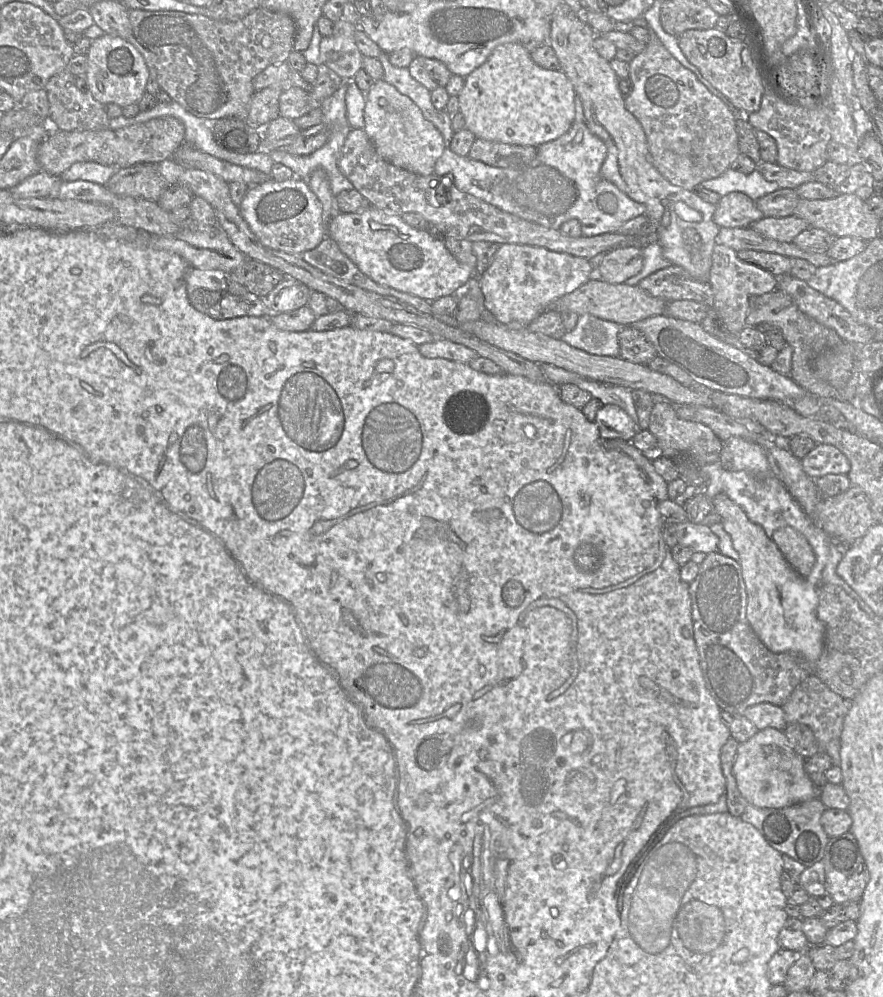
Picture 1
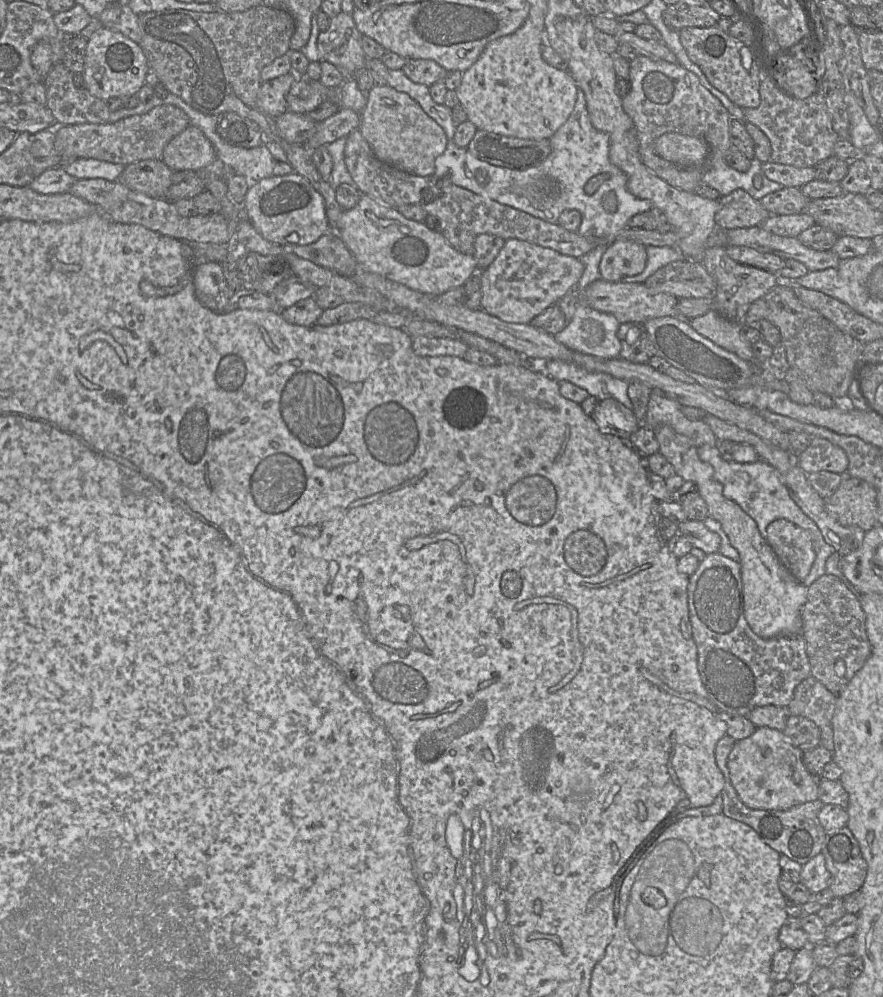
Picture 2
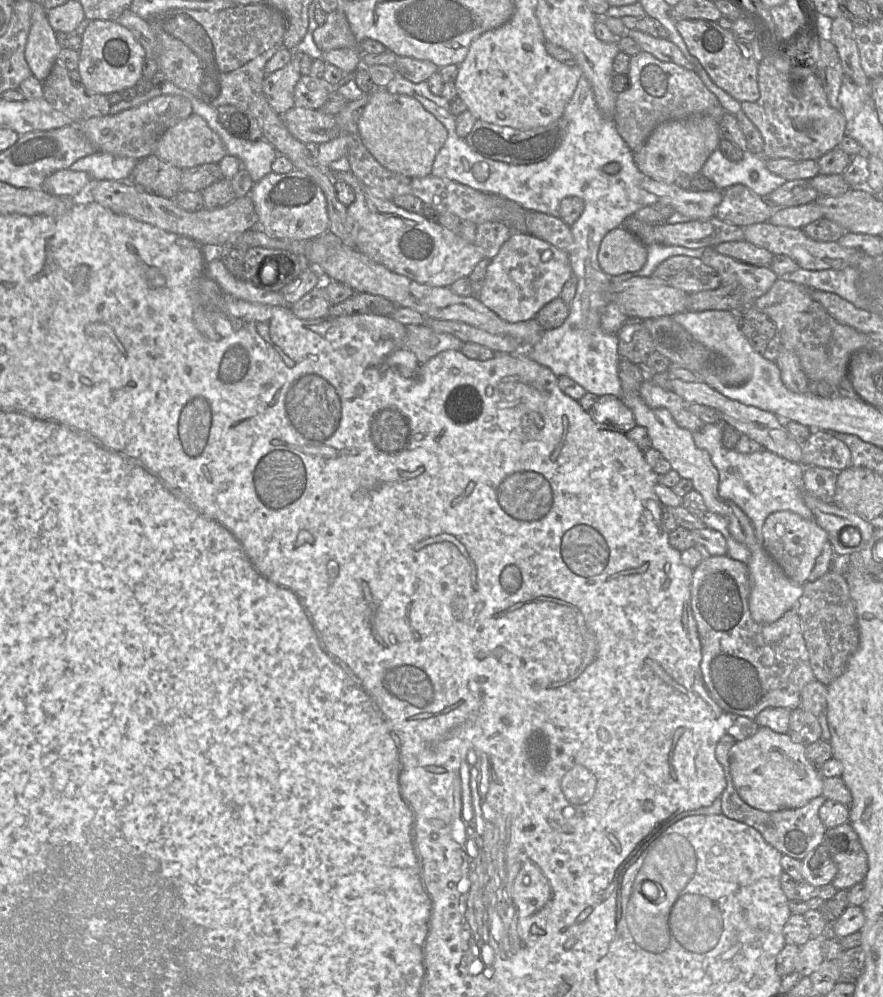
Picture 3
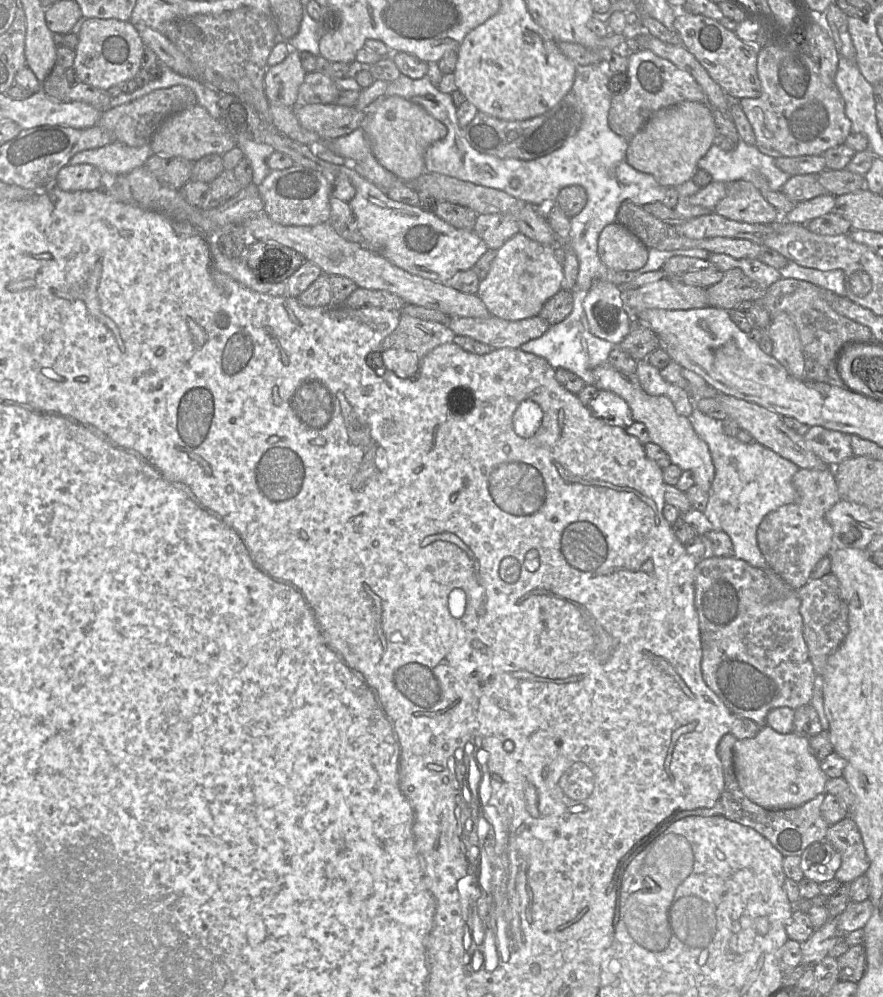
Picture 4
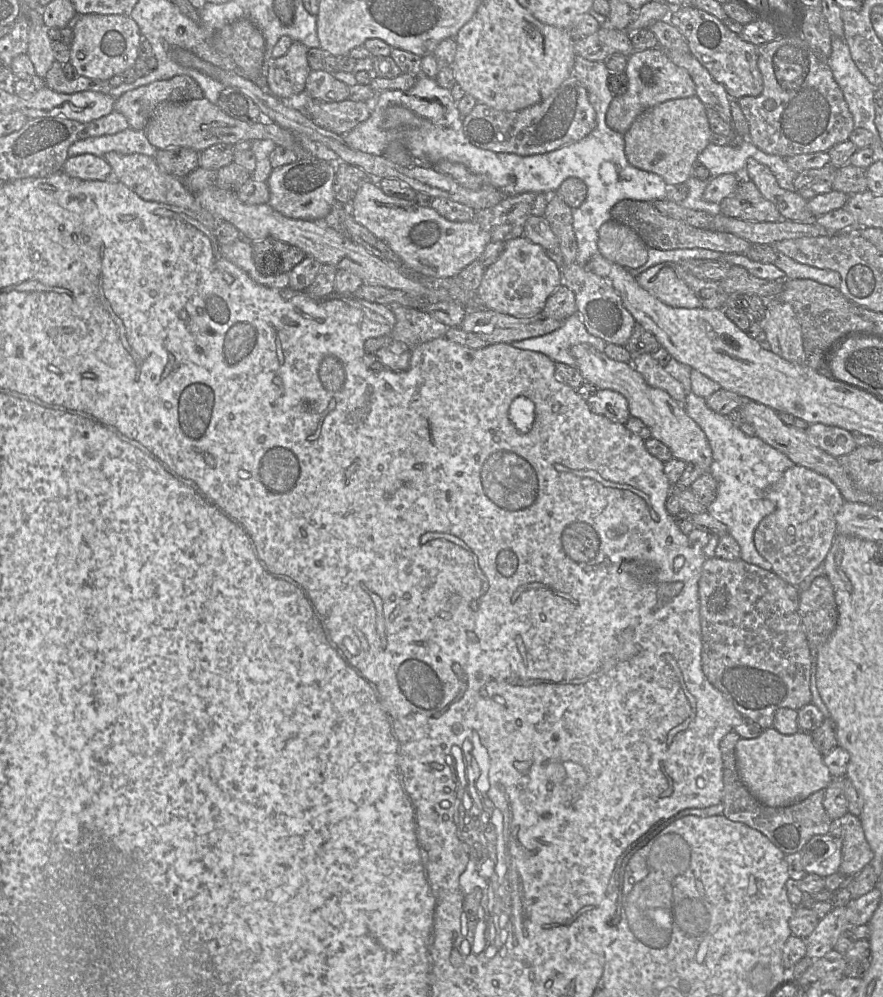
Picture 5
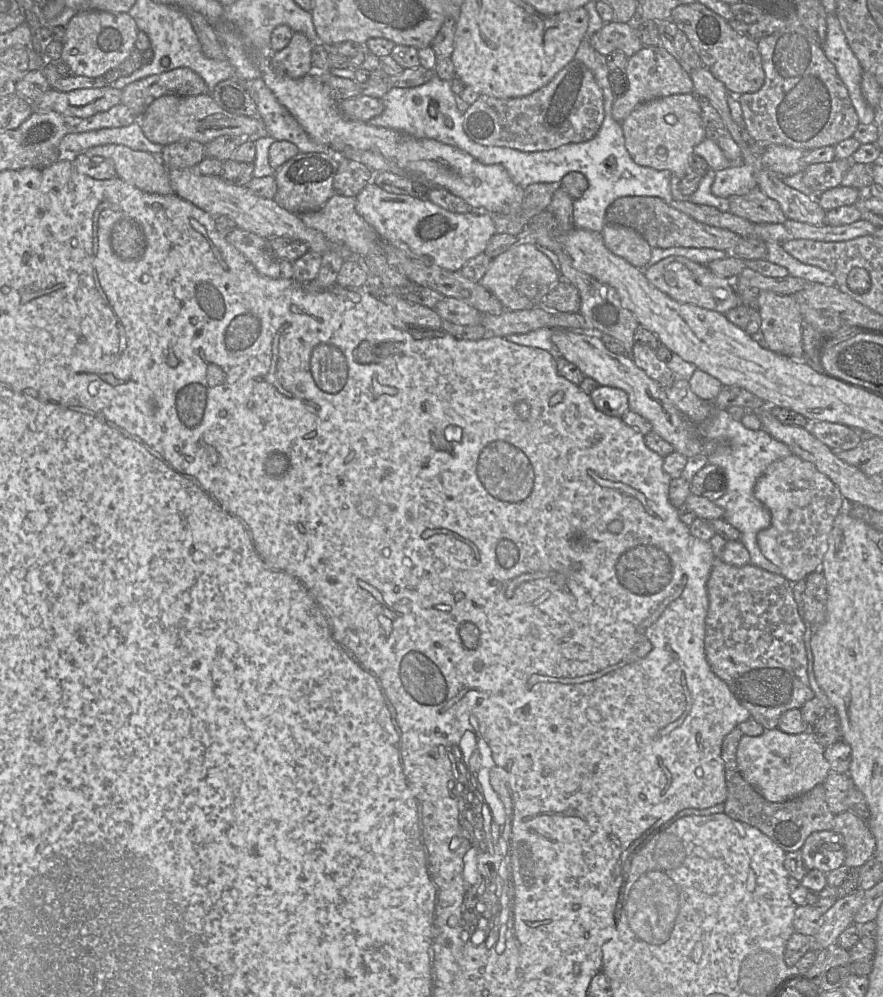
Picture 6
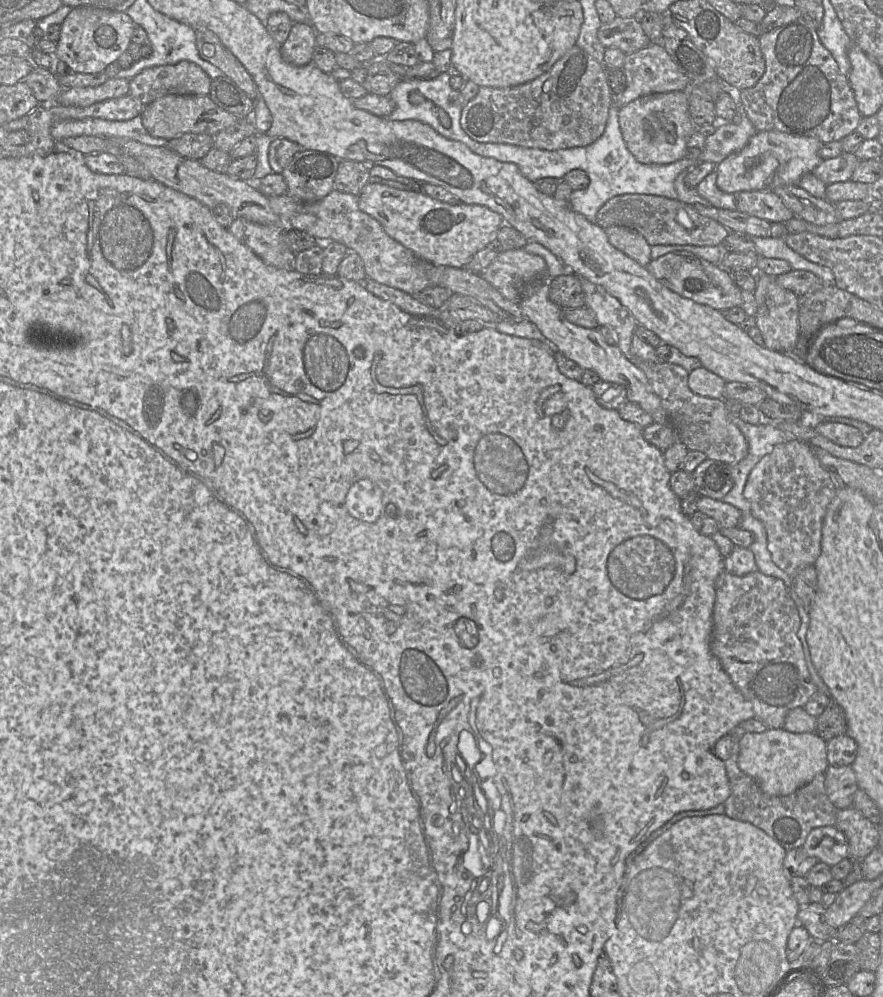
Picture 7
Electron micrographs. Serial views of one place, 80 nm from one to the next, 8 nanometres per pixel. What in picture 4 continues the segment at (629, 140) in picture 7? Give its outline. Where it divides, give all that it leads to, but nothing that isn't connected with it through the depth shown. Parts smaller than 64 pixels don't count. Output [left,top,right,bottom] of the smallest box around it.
[627,101,716,187]

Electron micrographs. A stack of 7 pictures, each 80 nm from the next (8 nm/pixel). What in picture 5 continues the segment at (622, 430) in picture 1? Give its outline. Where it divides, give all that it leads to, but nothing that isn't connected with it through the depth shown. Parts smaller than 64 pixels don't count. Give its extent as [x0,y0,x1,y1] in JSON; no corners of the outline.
[587,389,630,424]

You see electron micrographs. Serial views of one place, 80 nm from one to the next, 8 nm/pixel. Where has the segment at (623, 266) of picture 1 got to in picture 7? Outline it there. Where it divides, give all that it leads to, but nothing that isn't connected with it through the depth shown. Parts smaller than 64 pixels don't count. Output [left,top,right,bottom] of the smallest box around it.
[605,226,651,267]

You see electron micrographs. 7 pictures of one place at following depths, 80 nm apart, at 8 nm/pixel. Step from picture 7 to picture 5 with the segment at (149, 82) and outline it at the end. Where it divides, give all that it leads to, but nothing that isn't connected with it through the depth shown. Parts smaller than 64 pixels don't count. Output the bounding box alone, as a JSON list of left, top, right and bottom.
[113,75,203,131]

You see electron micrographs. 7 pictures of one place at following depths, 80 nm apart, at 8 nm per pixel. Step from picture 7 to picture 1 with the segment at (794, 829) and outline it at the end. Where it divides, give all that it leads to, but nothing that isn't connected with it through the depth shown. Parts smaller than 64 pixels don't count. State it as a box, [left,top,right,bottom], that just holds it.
[720,736,829,867]

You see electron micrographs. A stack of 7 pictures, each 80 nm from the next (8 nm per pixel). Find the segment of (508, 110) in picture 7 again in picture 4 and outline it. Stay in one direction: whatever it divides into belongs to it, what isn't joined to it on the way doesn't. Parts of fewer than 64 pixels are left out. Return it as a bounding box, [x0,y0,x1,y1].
[464,91,582,160]

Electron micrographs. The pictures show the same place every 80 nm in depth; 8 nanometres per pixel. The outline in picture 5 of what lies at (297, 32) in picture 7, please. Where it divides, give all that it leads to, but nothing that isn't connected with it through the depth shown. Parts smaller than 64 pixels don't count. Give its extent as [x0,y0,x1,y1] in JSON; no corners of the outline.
[267,41,311,100]

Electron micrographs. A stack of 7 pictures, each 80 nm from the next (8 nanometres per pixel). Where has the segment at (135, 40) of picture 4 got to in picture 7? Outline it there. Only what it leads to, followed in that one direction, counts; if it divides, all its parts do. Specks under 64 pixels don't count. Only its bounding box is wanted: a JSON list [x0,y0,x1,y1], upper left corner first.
[54,6,135,74]

